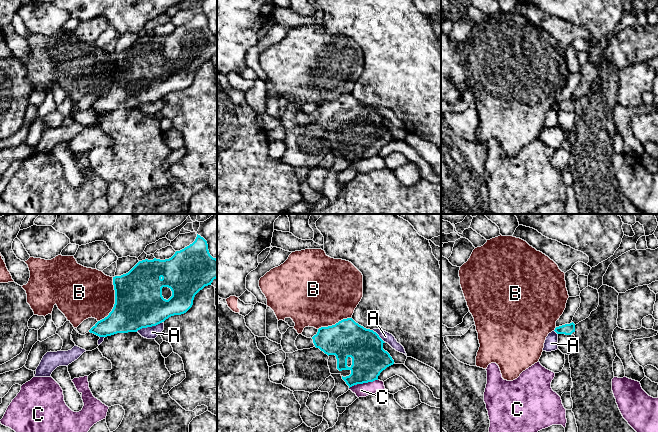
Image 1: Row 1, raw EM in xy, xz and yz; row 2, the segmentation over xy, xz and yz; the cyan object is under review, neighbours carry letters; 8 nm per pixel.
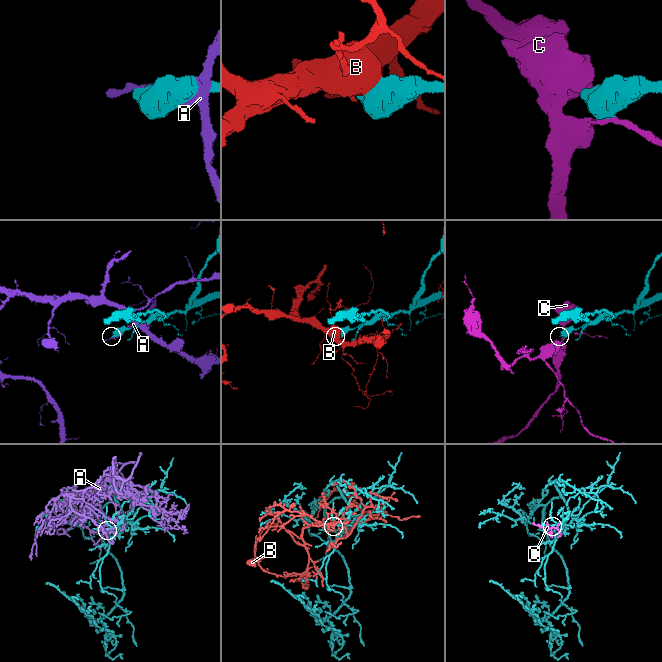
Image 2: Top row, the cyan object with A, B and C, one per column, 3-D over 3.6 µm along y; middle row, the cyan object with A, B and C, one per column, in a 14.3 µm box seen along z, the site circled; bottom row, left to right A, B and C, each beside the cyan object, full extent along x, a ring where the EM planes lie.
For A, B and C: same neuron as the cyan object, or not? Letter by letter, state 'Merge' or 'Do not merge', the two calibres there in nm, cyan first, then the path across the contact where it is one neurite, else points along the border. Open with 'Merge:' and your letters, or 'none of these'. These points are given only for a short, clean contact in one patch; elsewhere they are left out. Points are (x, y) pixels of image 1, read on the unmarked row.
Merge: none of these
A: Do not merge. Thickness 380 nm (cyan) against 100 nm
B: Do not merge. Thickness 380 nm (cyan) against 400 nm
C: Do not merge. Thickness 280 nm (cyan) against 110 nm. Boundary: xz (377, 155), (371, 158), (357, 159), (349, 164)

